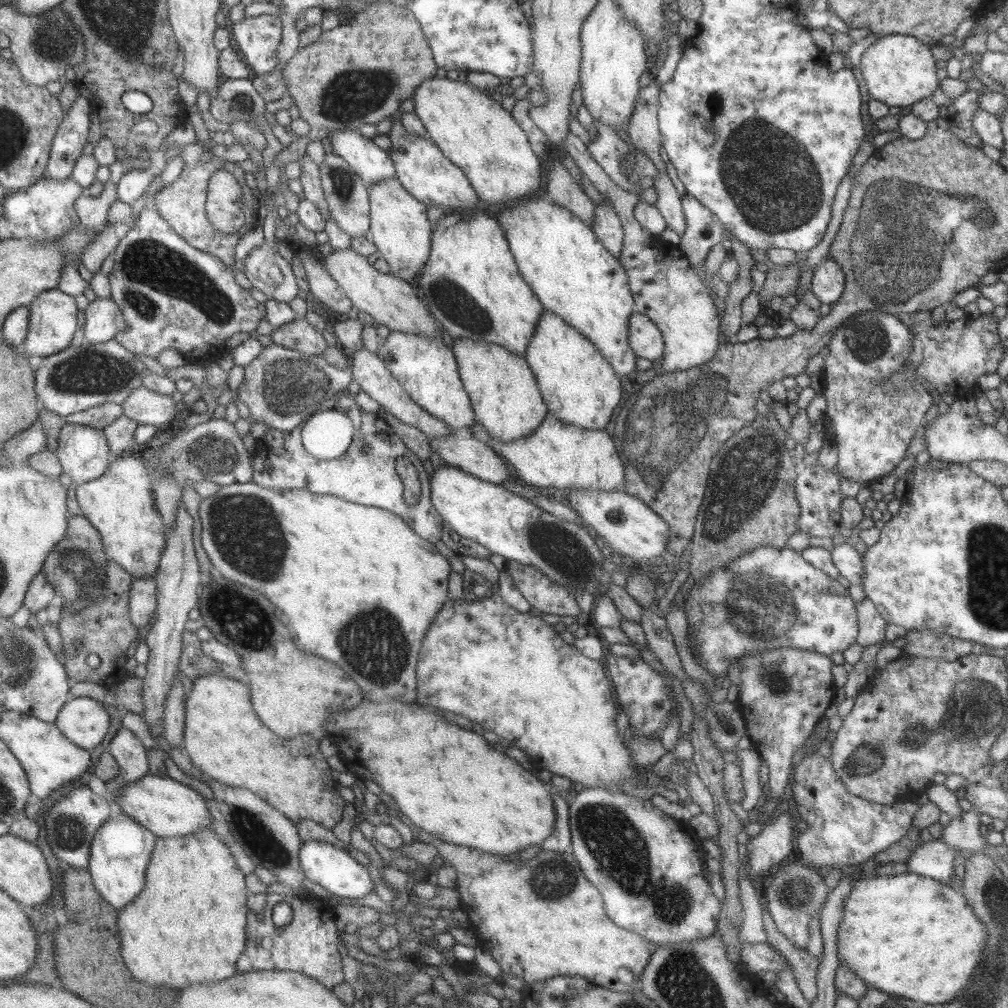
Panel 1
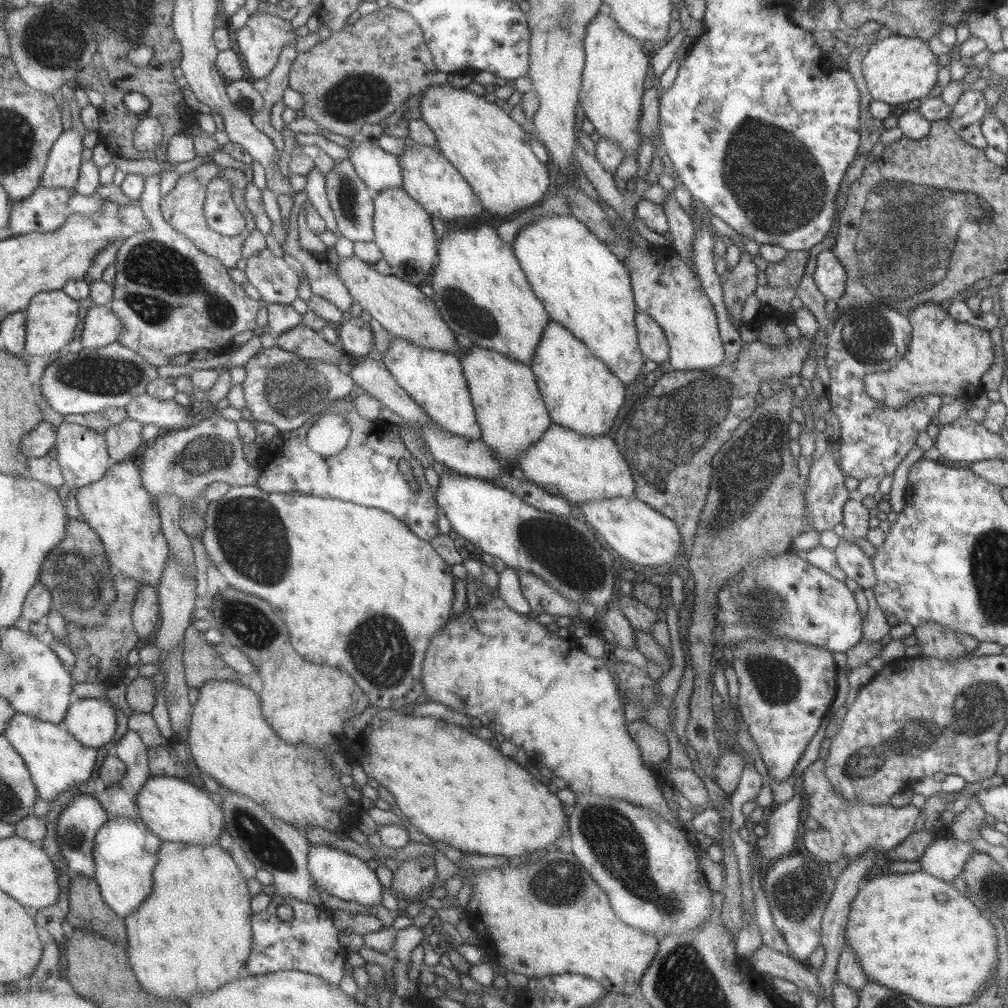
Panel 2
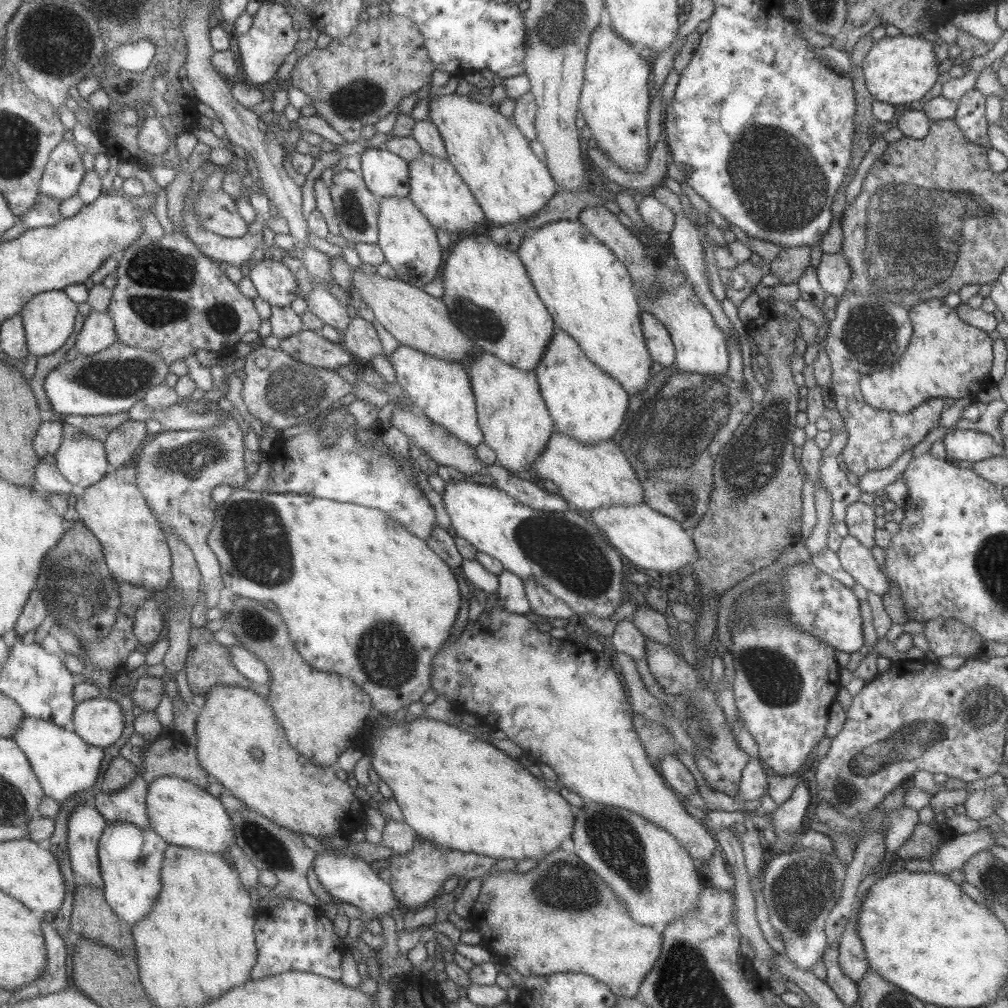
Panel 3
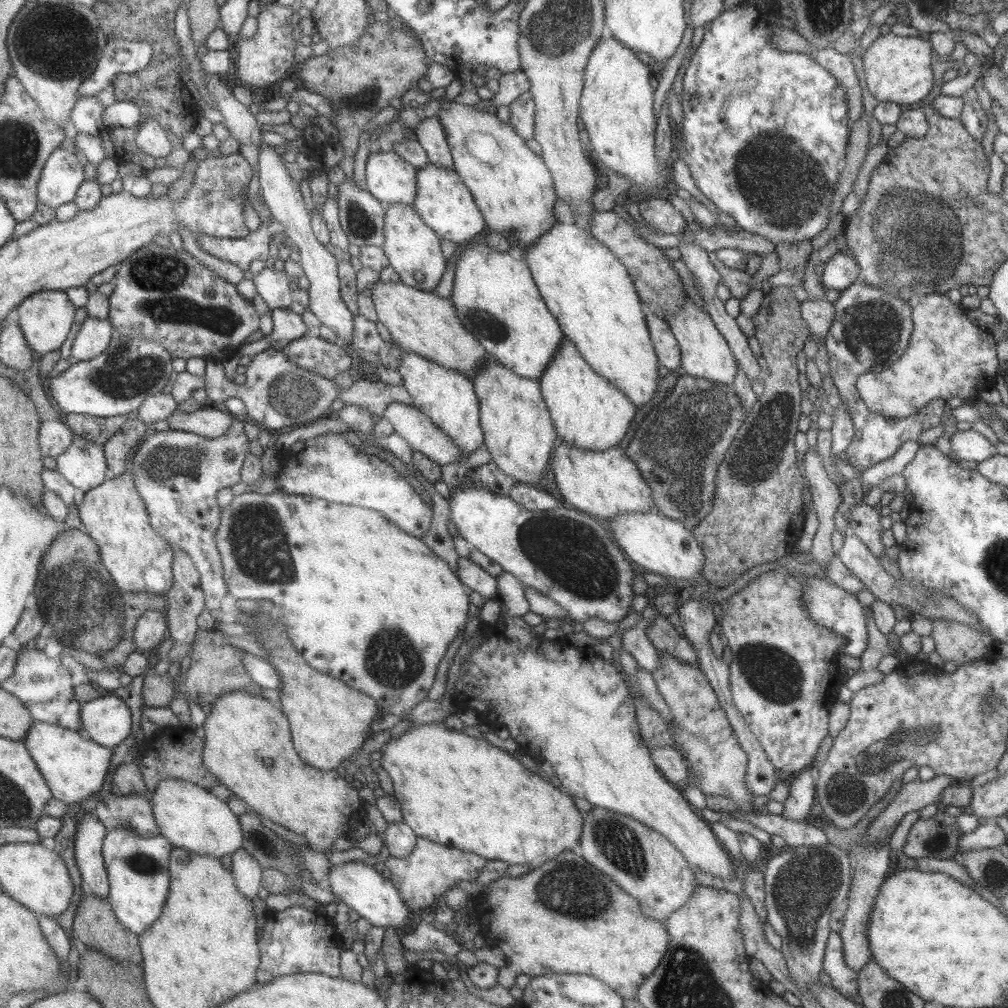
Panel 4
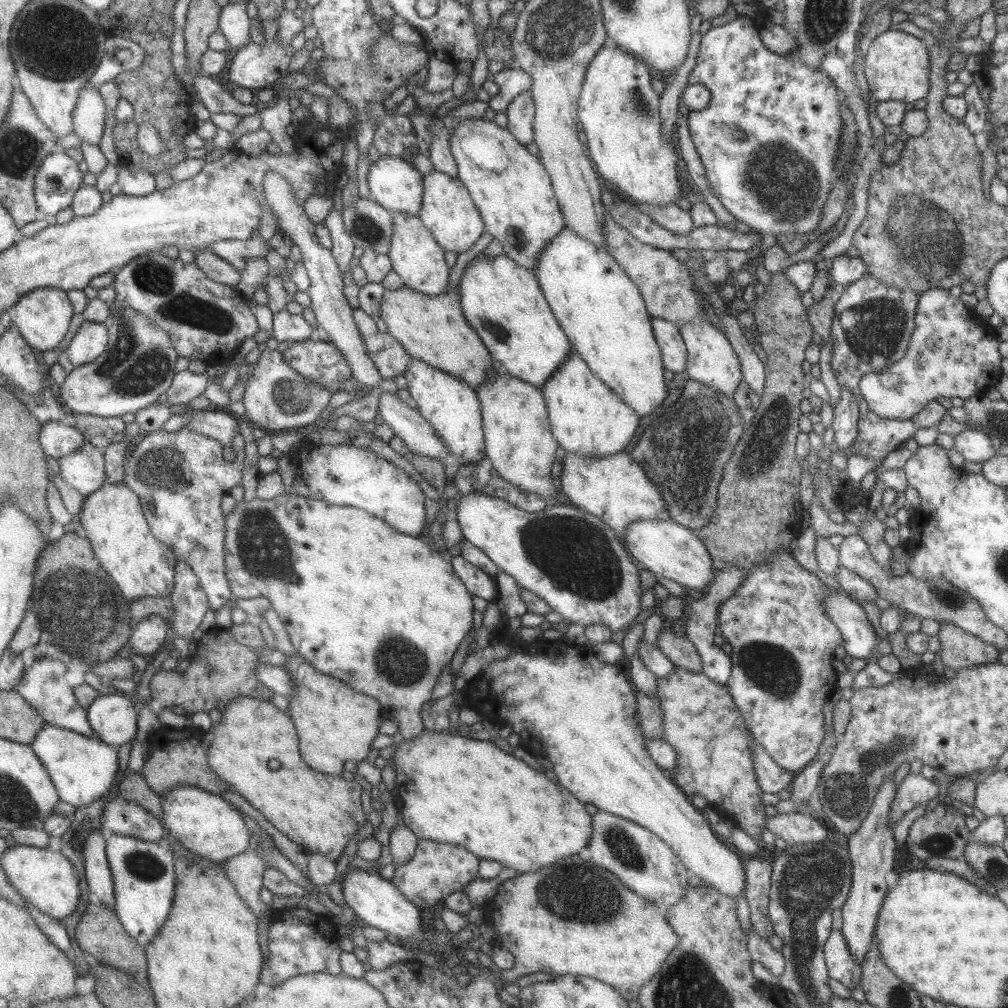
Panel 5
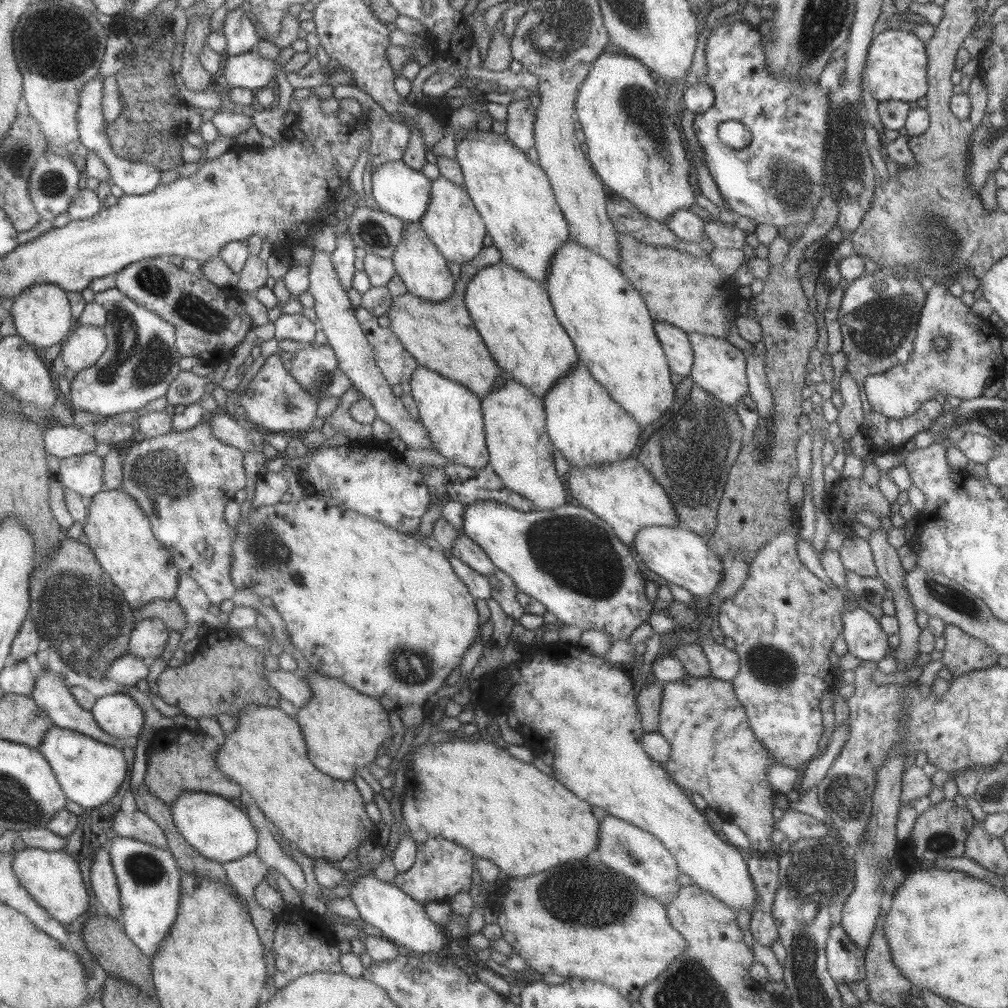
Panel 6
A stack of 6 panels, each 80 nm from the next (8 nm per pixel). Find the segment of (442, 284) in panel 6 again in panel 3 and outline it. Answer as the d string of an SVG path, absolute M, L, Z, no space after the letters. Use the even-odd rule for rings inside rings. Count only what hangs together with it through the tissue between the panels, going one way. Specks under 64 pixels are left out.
M390 196L378 200L377 238L376 245L384 254L384 260L395 271L396 278L414 286L422 288L427 282L431 282L441 268L441 252L443 248L437 243L435 229L432 224L418 211L409 197Z

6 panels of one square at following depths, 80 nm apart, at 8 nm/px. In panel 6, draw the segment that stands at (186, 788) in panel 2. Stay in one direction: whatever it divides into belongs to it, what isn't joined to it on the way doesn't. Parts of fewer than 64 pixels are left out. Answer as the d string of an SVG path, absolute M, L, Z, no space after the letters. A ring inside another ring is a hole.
M205 791L183 792L172 804L173 818L179 832L189 841L193 848L196 848L203 856L219 863L226 863L232 860L239 860L243 856L256 852L259 844L259 833L251 822L246 808L239 806L235 800Z

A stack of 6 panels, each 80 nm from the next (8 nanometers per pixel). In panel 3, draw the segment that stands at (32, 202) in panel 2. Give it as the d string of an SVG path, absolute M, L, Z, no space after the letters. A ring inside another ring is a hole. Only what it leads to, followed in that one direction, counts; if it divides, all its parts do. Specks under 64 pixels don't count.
M41 193L34 207L27 211L25 215L20 216L20 222L28 230L55 226L64 219L61 212L63 201L63 199Z

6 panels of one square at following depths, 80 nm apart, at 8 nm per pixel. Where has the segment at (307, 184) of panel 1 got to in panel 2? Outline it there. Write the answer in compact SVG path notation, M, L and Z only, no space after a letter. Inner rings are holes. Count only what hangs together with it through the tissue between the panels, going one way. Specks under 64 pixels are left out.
M312 167L306 173L305 178L304 192L307 200L309 200L313 208L319 213L319 216L325 221L326 230L332 233L337 232L336 220L326 197L324 176L318 169Z

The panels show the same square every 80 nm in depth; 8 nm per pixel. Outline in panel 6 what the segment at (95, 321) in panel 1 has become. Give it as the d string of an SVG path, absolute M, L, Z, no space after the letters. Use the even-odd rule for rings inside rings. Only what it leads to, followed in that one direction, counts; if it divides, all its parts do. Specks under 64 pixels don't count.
M81 324L62 349L63 362L78 373L94 365L108 349L108 334L103 327Z

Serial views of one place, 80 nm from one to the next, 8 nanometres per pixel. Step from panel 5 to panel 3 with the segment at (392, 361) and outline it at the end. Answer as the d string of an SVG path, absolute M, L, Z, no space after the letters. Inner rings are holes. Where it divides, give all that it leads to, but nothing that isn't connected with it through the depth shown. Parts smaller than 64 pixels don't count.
M356 316L350 319L348 327L342 330L340 336L340 344L352 356L363 358L364 361L371 361L377 354L382 354L388 360L389 354L383 354L375 329L368 320L363 320L363 317Z

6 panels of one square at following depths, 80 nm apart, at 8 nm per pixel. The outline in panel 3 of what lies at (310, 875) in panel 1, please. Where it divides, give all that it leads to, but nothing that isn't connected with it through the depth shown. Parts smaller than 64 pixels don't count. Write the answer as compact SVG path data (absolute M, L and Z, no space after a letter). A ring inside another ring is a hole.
M332 852L316 853L312 860L312 869L317 880L334 900L343 901L355 906L367 917L382 921L383 916L392 916L392 910L400 908L399 902L393 896L390 884L383 881L378 872L373 872L369 864L350 855Z

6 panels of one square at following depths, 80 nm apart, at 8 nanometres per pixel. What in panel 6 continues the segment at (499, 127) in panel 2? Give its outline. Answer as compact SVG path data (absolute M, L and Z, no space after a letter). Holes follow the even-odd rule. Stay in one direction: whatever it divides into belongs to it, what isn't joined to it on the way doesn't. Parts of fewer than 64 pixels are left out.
M479 124L475 129L467 129L465 138L455 143L454 148L455 160L462 172L463 188L468 192L475 210L484 222L492 244L499 250L500 260L544 286L552 254L564 240L570 239L566 220L556 203L545 171L532 162L522 150L513 146L505 134L497 135L491 128L483 128Z

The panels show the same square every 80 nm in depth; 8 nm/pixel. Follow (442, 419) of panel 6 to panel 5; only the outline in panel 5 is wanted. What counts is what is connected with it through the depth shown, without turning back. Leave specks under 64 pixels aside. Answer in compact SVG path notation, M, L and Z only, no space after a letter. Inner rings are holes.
M411 357L402 376L406 380L408 393L416 402L419 414L439 436L452 460L458 459L467 464L478 464L486 457L484 433L480 417L480 402L476 390L422 360Z

